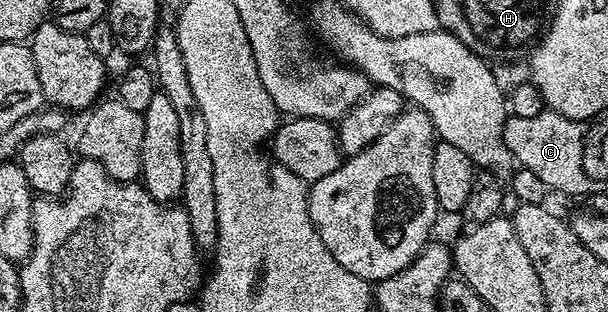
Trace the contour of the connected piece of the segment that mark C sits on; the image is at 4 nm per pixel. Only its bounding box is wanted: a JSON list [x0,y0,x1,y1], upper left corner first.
[504,109,590,194]

